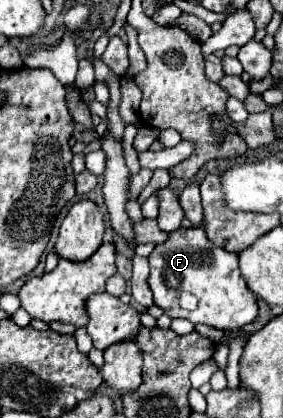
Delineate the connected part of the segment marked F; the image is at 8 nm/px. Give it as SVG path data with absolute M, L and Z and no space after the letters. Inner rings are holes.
M178 228L168 234L168 240L154 248L150 254L150 278L148 284L154 292L154 304L162 308L170 318L186 318L192 324L208 324L218 330L240 330L242 326L254 322L258 316L258 304L250 288L238 270L238 254L224 250L208 240L204 228ZM190 294L196 298L196 310L182 306L182 296Z

